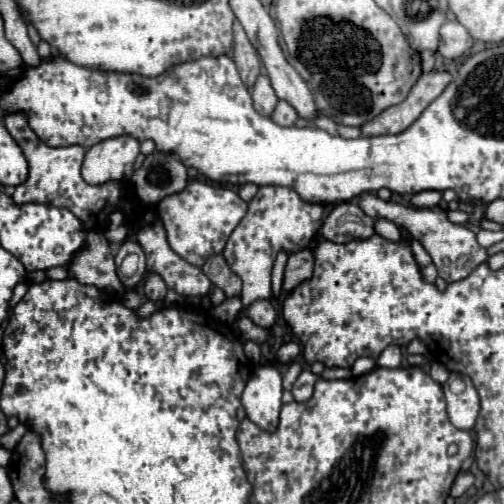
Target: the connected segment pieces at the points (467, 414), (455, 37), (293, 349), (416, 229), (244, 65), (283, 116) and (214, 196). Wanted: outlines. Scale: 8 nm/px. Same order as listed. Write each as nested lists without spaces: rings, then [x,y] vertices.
[[[462,376],[462,380],[464,380],[466,388],[460,394],[450,392],[448,382],[442,384],[442,388],[444,388],[444,394],[446,394],[450,422],[456,428],[460,428],[460,430],[470,432],[474,428],[476,418],[478,418],[478,412],[480,412],[480,398],[478,398],[478,392],[476,392],[474,384],[468,380],[468,376]]]
[[[446,22],[442,28],[440,28],[440,44],[438,44],[438,54],[442,58],[458,58],[462,56],[468,46],[472,46],[474,40],[468,36],[466,28],[458,22]]]
[[[295,341],[284,343],[277,351],[276,362],[286,364],[293,361],[301,353],[301,346]]]
[[[364,192],[358,196],[358,206],[372,216],[374,220],[378,218],[386,218],[390,222],[394,222],[398,228],[406,230],[408,234],[412,234],[412,240],[418,240],[426,252],[430,254],[438,276],[444,278],[448,284],[464,280],[470,276],[472,270],[476,270],[482,262],[488,260],[486,248],[482,248],[476,242],[476,236],[472,230],[468,230],[466,226],[460,224],[452,224],[448,222],[446,214],[442,210],[430,210],[430,208],[414,208],[414,206],[404,206],[398,202],[390,202],[390,200],[382,200],[378,194],[372,192]]]
[[[234,22],[234,62],[238,66],[240,78],[246,86],[252,86],[256,76],[260,74],[260,56],[256,48],[250,44],[240,22]]]
[[[280,100],[280,102],[276,104],[276,108],[274,108],[274,112],[272,112],[270,118],[272,118],[276,124],[280,124],[280,126],[292,126],[292,124],[298,120],[298,114],[296,114],[296,110],[294,110],[288,102]]]
[[[191,180],[188,188],[180,196],[168,196],[158,204],[158,216],[166,230],[166,240],[170,248],[188,262],[200,264],[208,254],[216,250],[220,254],[232,230],[238,226],[246,214],[248,204],[228,187]]]

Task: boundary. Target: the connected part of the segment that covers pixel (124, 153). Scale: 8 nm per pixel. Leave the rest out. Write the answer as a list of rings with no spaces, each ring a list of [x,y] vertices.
[[[132,136],[108,138],[86,150],[82,178],[86,184],[120,182],[132,174],[132,164],[140,154],[140,144]]]

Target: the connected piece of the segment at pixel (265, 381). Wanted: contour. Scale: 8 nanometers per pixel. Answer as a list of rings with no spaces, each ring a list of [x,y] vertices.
[[[262,364],[248,378],[242,392],[246,416],[260,428],[274,432],[282,408],[282,374],[274,364]]]

